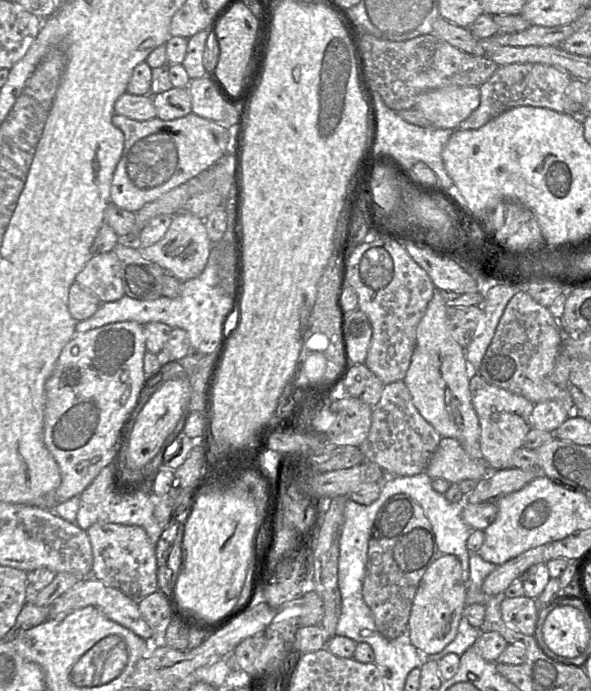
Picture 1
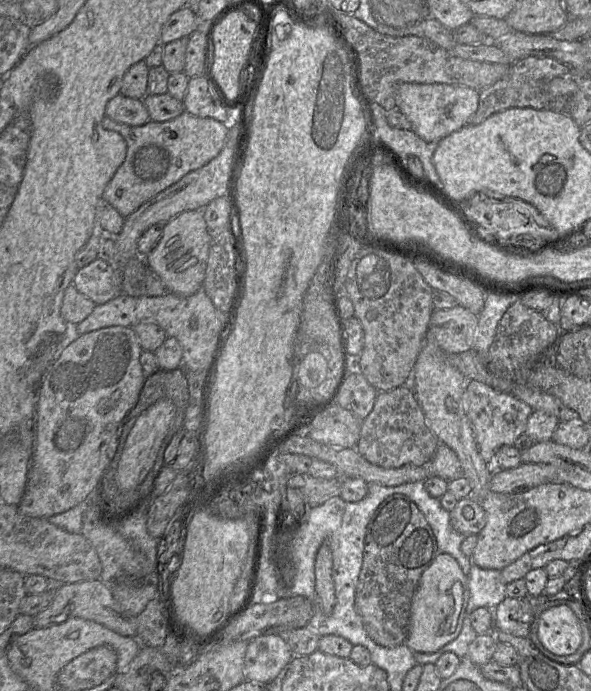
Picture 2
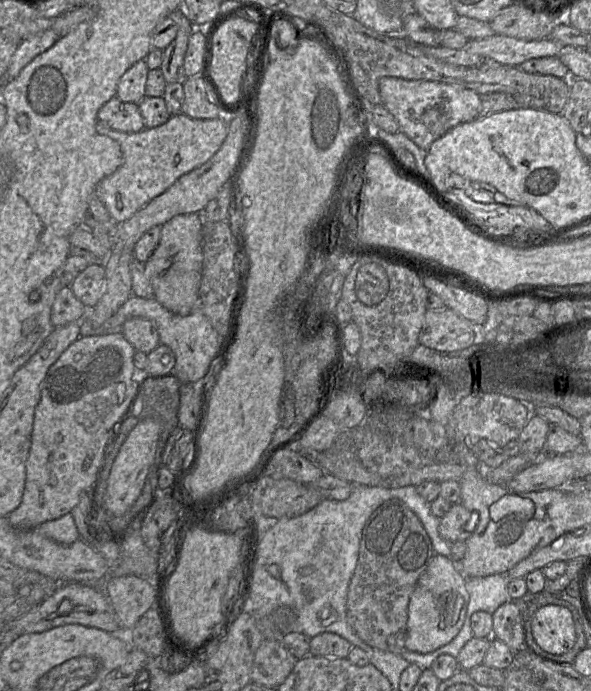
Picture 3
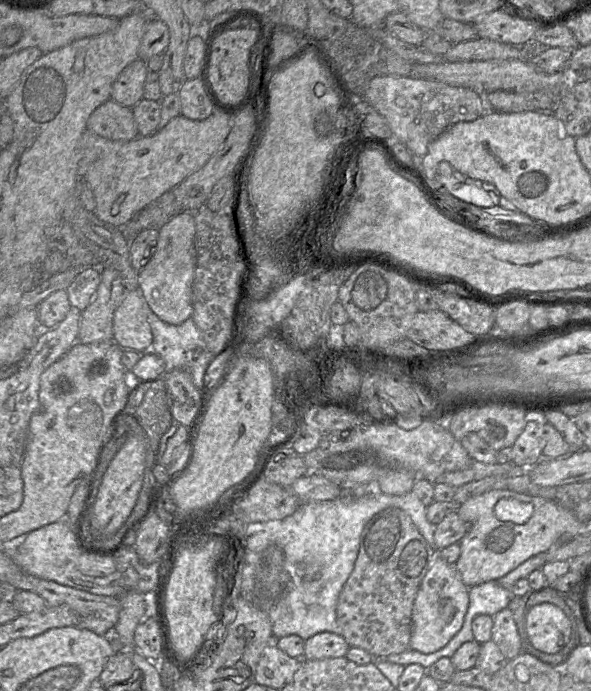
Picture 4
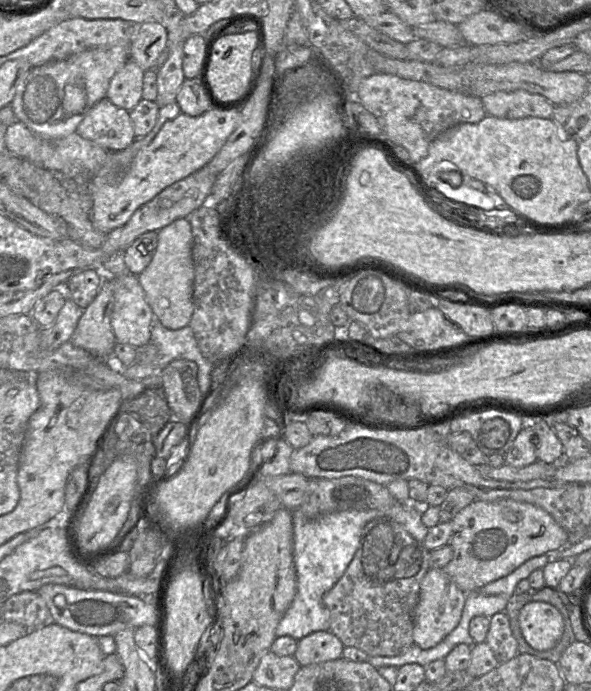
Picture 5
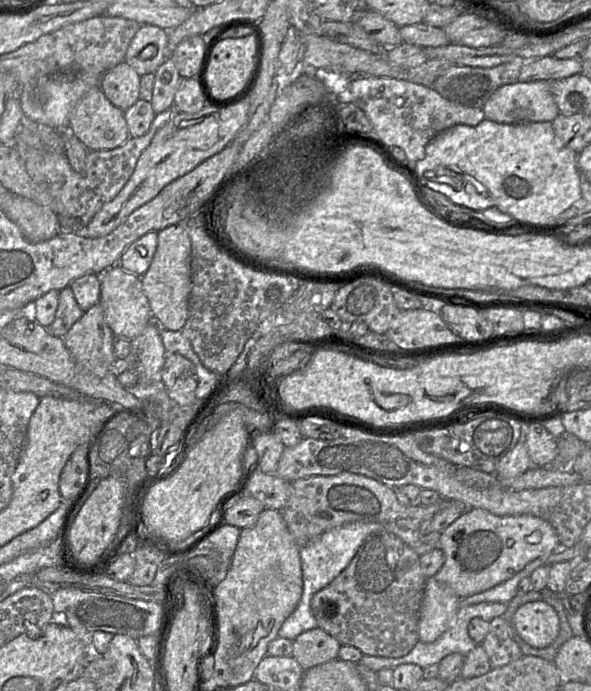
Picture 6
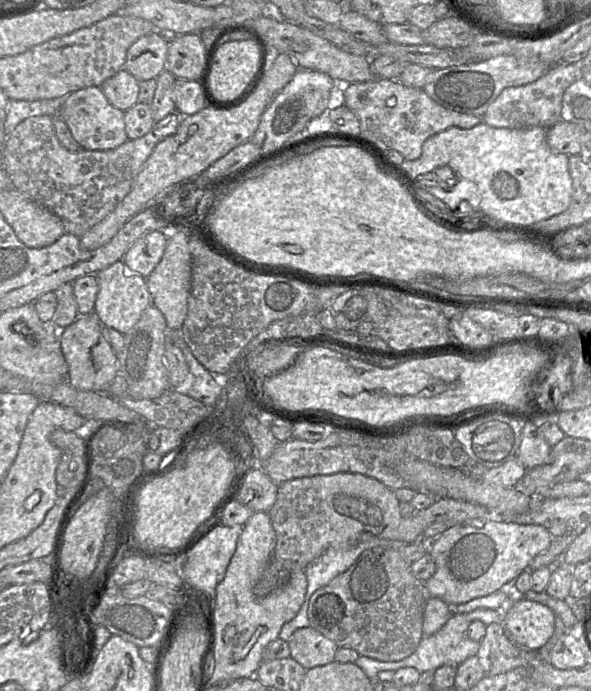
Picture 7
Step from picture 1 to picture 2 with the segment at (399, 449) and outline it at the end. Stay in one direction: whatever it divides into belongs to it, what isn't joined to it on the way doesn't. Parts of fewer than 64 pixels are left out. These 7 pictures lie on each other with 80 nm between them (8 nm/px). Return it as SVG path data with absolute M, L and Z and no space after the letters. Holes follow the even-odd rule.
M410 382L388 391L378 391L374 406L361 422L356 450L368 462L383 468L399 468L407 464L422 466L434 455L439 439L427 426Z

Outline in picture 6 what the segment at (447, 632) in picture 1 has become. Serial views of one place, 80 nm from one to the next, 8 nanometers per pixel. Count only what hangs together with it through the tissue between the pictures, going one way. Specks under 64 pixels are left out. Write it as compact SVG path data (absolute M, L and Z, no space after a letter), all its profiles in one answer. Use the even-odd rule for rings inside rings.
M434 577L427 578L419 618L419 640L434 642L455 622L460 601L455 592Z

